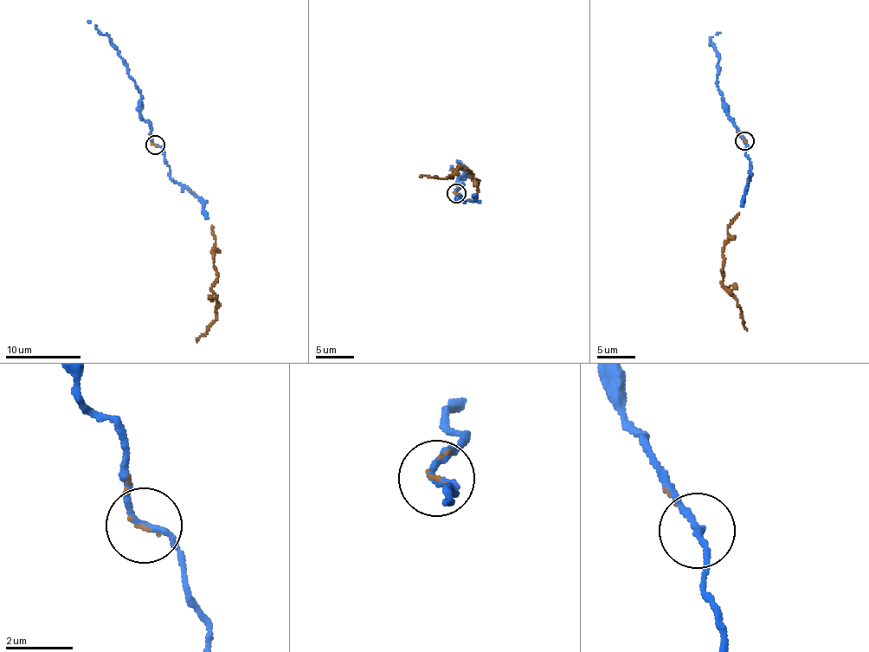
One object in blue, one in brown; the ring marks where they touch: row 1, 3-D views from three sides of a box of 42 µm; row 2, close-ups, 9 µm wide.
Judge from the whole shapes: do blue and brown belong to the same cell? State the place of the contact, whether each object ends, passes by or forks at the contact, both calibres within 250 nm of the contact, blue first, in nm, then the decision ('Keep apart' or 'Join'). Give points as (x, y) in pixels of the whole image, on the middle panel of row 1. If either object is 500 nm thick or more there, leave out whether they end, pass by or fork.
Place: (456, 193). At the ring blue passes by. At the ring brown ends. Thickness 180 nm (blue) against 70 nm. Join

